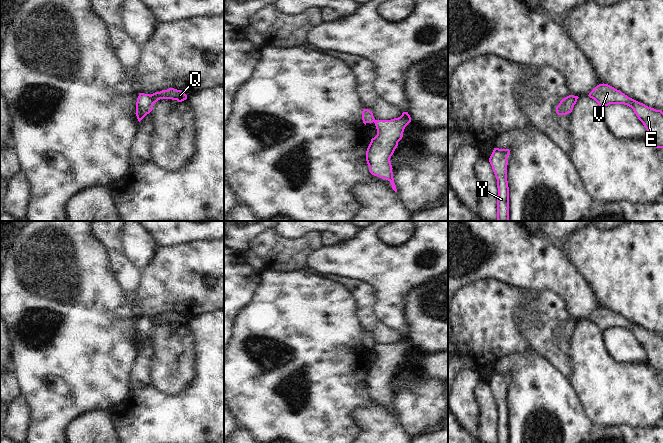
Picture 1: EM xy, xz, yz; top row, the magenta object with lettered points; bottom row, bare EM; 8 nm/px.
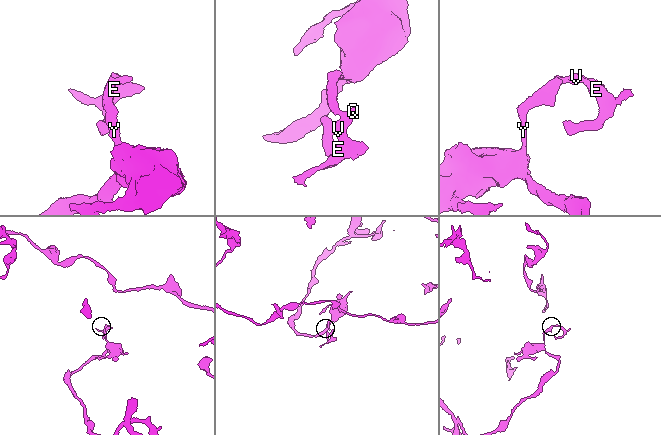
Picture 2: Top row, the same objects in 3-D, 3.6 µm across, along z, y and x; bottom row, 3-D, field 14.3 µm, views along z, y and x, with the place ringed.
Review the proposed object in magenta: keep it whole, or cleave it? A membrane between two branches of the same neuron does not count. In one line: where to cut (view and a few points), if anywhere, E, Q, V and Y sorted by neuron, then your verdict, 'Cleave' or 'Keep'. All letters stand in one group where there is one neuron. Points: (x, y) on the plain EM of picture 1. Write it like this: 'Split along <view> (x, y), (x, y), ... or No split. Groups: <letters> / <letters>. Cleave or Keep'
Split along xy (150, 319), (154, 326). Groups: E Q V / Y. Cleave.

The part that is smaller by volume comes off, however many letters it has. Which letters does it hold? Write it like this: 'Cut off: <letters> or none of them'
Cut off: E, Q, V

